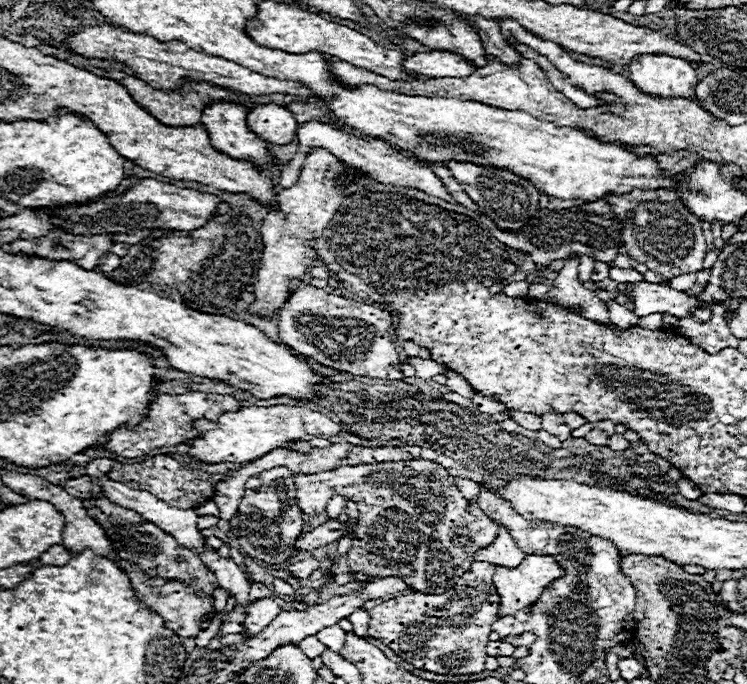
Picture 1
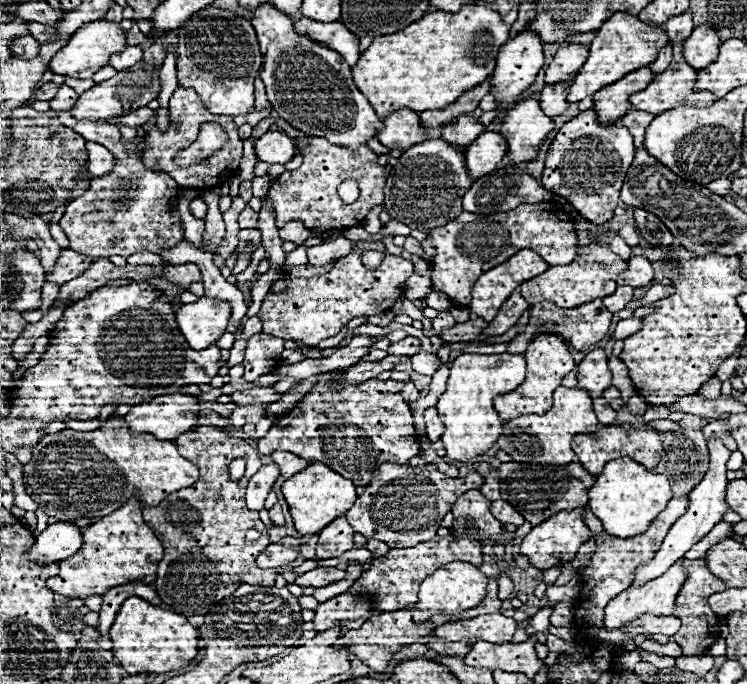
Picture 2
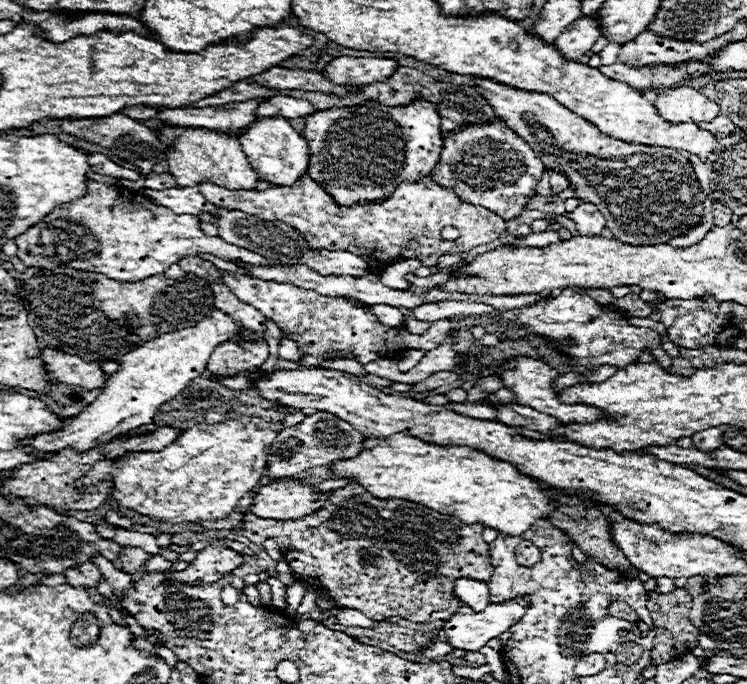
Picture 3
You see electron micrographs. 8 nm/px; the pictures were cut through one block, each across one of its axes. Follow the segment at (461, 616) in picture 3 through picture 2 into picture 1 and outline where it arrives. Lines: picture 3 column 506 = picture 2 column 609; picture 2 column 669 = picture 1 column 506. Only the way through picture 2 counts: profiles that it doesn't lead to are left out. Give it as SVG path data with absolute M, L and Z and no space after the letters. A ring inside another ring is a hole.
M528 554L518 568L496 568L494 572L494 586L500 596L500 610L498 616L514 614L516 610L532 604L548 586L548 582L556 580L562 570L556 560L550 556Z

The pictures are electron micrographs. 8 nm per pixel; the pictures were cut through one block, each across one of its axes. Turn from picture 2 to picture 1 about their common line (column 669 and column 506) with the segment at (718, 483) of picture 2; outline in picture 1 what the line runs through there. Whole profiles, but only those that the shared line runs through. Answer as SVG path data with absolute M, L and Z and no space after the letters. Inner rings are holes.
M500 528L496 542L492 542L492 546L486 546L484 550L478 550L474 554L474 560L504 568L516 568L524 560L524 552L518 550L512 536L504 528Z

